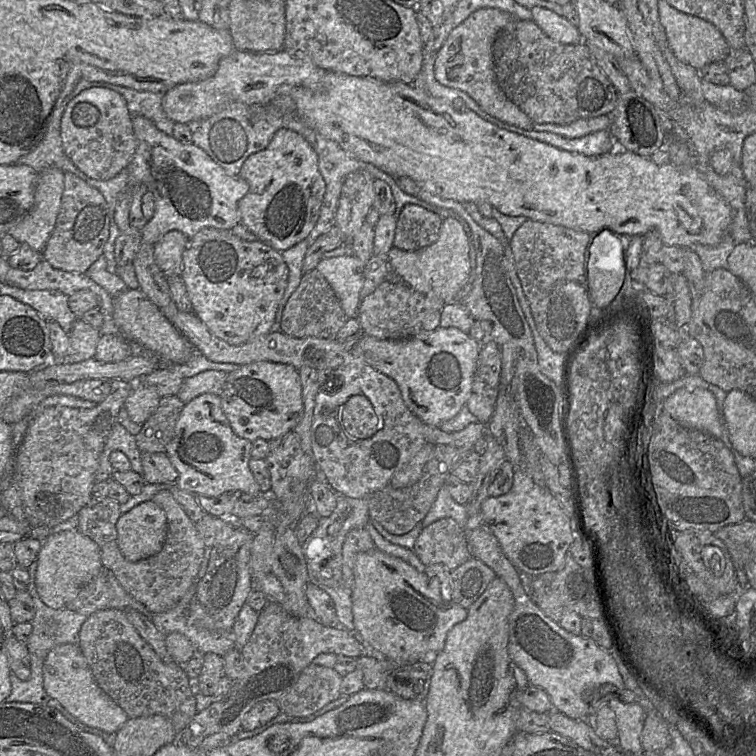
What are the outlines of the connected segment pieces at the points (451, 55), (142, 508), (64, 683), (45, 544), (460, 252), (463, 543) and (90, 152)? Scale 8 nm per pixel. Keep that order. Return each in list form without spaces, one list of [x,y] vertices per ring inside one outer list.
[[[480,9],[473,12],[450,32],[435,54],[434,75],[441,85],[466,93],[491,117],[523,130],[532,130],[534,123],[499,87],[493,62],[494,41],[513,21],[509,13],[497,9]]]
[[[150,499],[121,514],[116,529],[121,553],[127,560],[136,562],[162,549],[167,535],[166,514]]]
[[[60,644],[49,651],[43,664],[43,685],[50,698],[58,700],[72,716],[89,727],[116,734],[129,719],[125,711],[98,686],[78,645]]]
[[[78,529],[49,535],[42,541],[38,554],[36,588],[41,600],[52,609],[66,608],[80,590],[103,568],[101,547]]]
[[[447,217],[442,220],[438,239],[431,245],[417,250],[404,251],[392,247],[386,258],[390,270],[414,290],[425,295],[436,295],[444,304],[454,301],[467,282],[470,272],[470,229],[463,229],[458,220]]]
[[[441,518],[423,528],[412,551],[425,566],[440,564],[450,571],[472,557],[464,529],[452,518]]]
[[[105,87],[81,91],[65,107],[60,123],[65,155],[86,176],[109,180],[126,168],[136,150],[132,117],[124,97]]]

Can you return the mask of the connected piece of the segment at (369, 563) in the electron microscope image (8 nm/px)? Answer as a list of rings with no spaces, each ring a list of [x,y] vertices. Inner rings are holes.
[[[377,548],[357,554],[352,611],[355,634],[373,652],[395,665],[423,661],[432,665],[448,632],[467,617],[467,609],[442,600],[436,577],[418,572],[405,561]]]

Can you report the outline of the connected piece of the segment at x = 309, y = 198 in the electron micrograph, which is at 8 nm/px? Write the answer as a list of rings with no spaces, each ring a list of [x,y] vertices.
[[[281,128],[277,130],[267,148],[265,148],[263,151],[249,156],[246,159],[240,170],[240,177],[245,180],[249,185],[249,192],[238,203],[238,208],[241,216],[241,224],[252,234],[254,234],[258,240],[264,242],[265,244],[269,245],[270,247],[279,252],[283,252],[300,243],[301,241],[309,238],[311,231],[314,229],[318,221],[326,187],[325,182],[319,171],[318,156],[311,144],[306,139],[290,129]]]

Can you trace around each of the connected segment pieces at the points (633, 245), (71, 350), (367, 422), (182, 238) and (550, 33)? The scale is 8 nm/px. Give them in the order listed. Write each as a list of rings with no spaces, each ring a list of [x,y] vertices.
[[[647,232],[643,235],[613,233],[623,241],[624,261],[631,278],[632,273],[638,268],[659,262],[659,252],[663,243],[657,233]]]
[[[77,318],[70,332],[68,350],[61,361],[77,363],[93,358],[101,334],[100,329]]]
[[[354,395],[341,410],[341,423],[350,438],[364,440],[377,431],[378,417],[367,397]]]
[[[172,230],[154,244],[154,260],[166,277],[181,276],[182,256],[189,239],[182,232]]]
[[[538,7],[532,8],[530,12],[532,21],[553,41],[566,45],[582,43],[578,28],[564,17]]]

